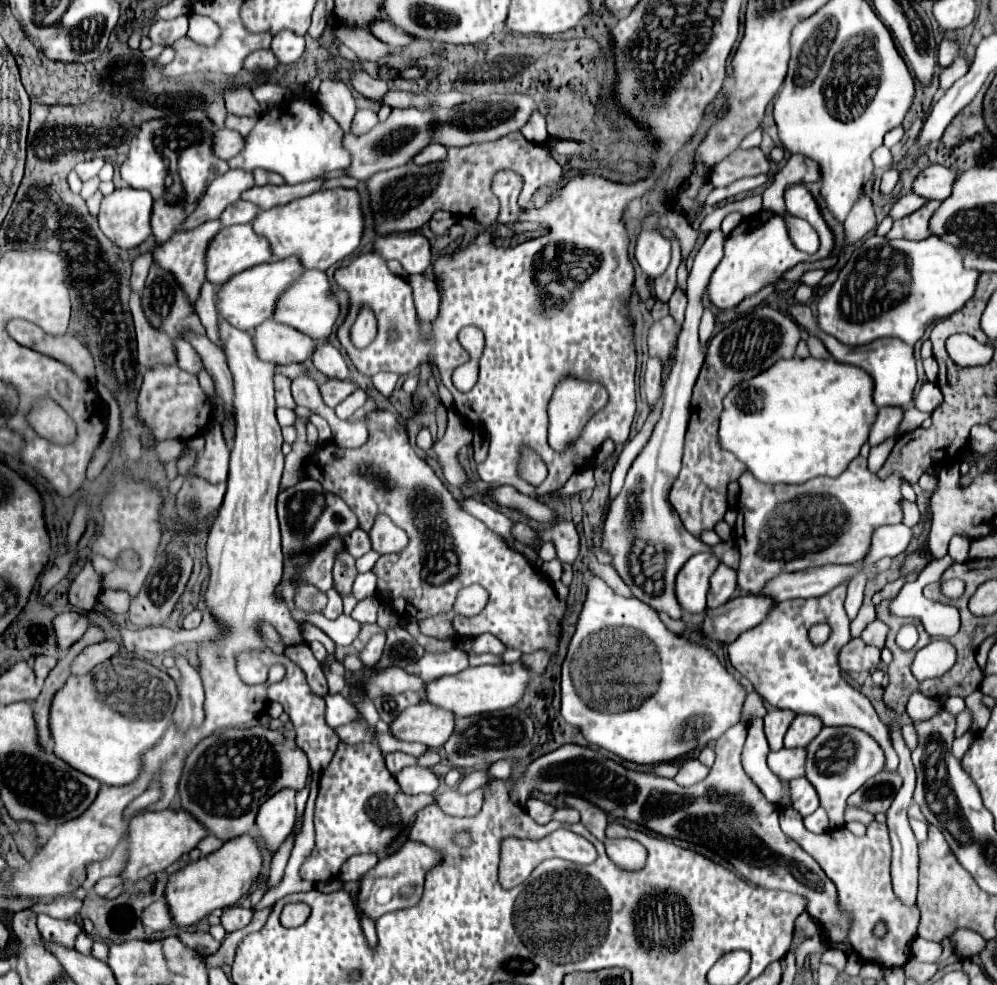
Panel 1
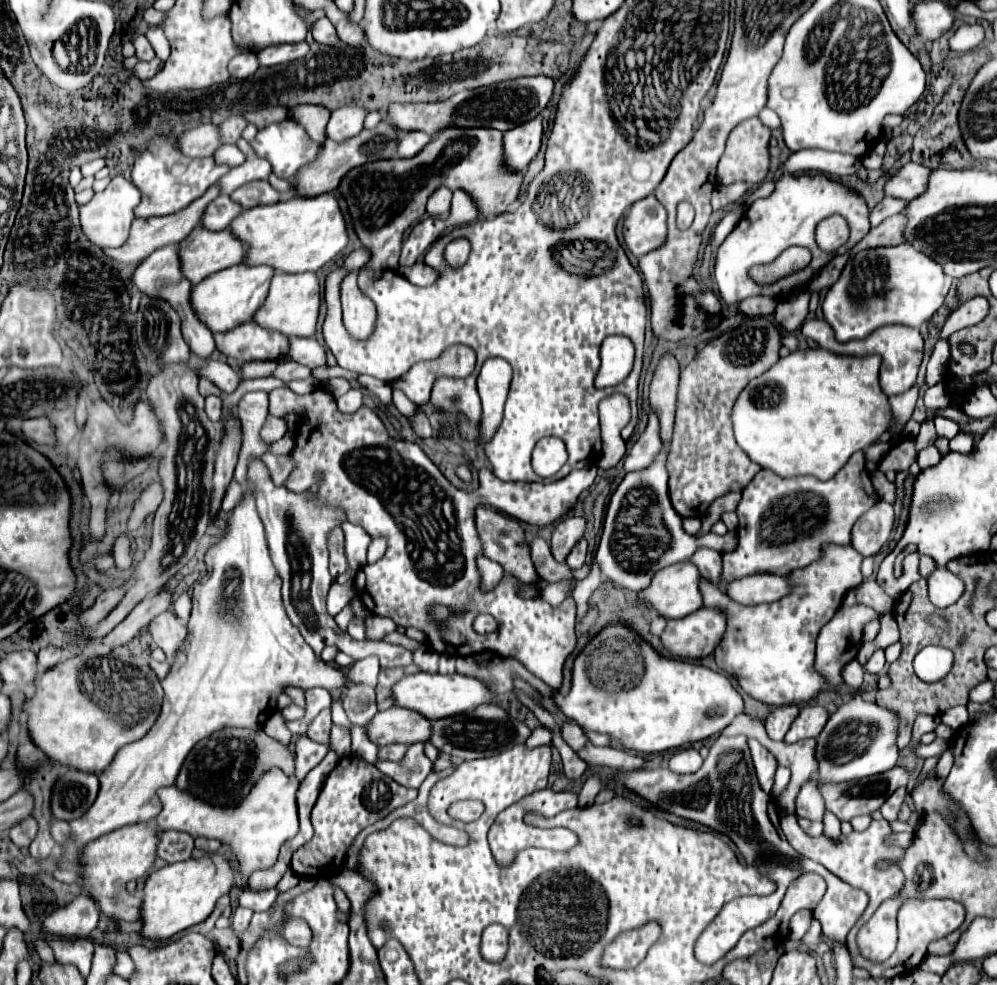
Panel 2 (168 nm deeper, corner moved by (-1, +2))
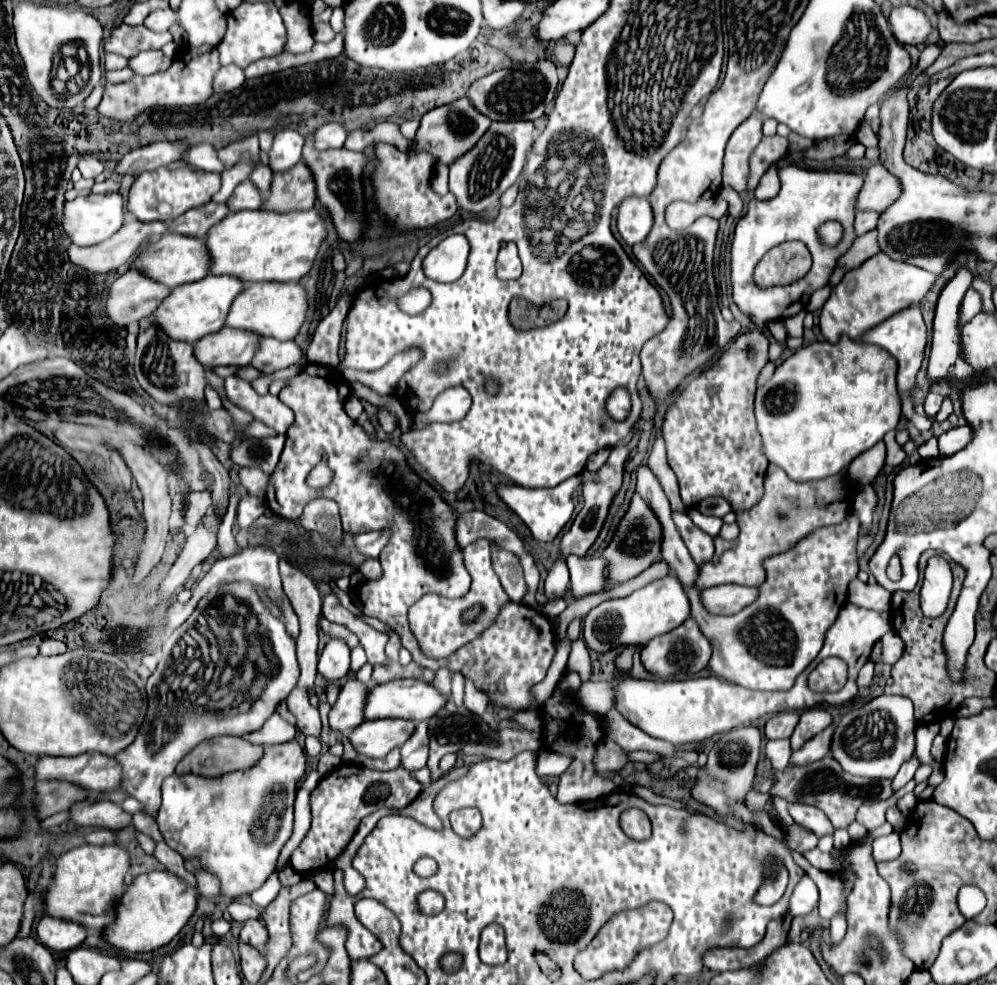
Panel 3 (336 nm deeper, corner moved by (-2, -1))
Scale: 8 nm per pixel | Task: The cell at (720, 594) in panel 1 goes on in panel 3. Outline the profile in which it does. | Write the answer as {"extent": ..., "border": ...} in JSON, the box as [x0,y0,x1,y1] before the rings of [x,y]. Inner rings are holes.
{"extent":[673,513,713,565],"border":[[[673,513],[673,521],[697,565],[709,561],[713,557],[713,537],[701,531],[687,513]]]}

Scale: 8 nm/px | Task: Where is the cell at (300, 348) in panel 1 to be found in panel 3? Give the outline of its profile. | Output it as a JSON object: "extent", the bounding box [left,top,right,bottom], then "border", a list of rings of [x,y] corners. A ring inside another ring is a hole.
{"extent":[193,327,259,365],"border":[[[223,327],[219,333],[211,333],[201,337],[199,343],[193,345],[195,359],[201,365],[249,365],[253,353],[257,351],[259,335],[241,331],[241,329],[227,329]]]}

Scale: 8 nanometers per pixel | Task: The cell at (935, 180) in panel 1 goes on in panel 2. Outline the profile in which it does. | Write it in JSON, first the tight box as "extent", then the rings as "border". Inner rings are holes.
{"extent":[884,162,930,200],"border":[[[908,162],[898,170],[894,178],[886,182],[886,188],[884,188],[886,196],[904,198],[904,200],[918,198],[918,194],[926,192],[928,176],[930,176],[930,168],[916,162]]]}

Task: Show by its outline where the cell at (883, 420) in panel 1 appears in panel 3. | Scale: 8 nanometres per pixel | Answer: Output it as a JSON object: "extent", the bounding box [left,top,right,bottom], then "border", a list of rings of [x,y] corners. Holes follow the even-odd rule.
{"extent":[961,287,981,323],"border":[[[971,287],[967,293],[965,293],[965,299],[963,299],[963,307],[961,307],[961,323],[967,323],[967,319],[975,317],[977,313],[981,313],[981,295]]]}

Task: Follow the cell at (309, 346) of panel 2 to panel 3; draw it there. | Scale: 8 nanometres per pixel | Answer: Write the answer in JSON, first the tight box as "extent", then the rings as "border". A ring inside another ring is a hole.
{"extent":[251,339,305,373],"border":[[[261,339],[259,353],[255,353],[255,361],[251,365],[261,373],[273,373],[277,369],[285,369],[293,363],[305,363],[305,353],[293,341],[277,341],[277,339]]]}

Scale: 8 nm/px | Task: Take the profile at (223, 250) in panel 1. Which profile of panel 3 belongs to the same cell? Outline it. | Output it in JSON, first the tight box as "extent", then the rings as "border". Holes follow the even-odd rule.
{"extent":[131,233,211,289],"border":[[[165,233],[159,241],[151,241],[151,245],[147,245],[147,249],[139,253],[139,257],[135,257],[131,269],[139,269],[141,273],[147,273],[147,277],[151,277],[153,281],[159,281],[173,289],[175,285],[185,285],[203,279],[209,273],[209,265],[211,257],[207,253],[205,241],[183,237],[177,233]]]}

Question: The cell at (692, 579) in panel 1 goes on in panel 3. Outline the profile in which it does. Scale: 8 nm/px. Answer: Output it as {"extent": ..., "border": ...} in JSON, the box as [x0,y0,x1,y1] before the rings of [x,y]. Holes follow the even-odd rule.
{"extent":[583,575,689,653],"border":[[[667,575],[649,583],[647,587],[633,591],[623,599],[607,599],[587,613],[583,619],[583,641],[595,653],[607,653],[615,647],[645,645],[657,635],[669,633],[689,617],[689,599],[683,585],[675,575]]]}

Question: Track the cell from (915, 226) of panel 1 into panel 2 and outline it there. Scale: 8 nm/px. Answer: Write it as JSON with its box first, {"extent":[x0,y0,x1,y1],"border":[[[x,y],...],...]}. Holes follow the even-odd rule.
{"extent":[852,214,906,256],"border":[[[896,214],[886,218],[880,226],[872,228],[854,248],[852,248],[852,256],[864,248],[876,248],[876,246],[898,246],[904,240],[904,228],[906,228],[906,216],[904,214]]]}

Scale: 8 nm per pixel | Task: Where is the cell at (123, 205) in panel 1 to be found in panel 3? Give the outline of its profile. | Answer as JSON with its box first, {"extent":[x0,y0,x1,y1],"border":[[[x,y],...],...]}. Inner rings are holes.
{"extent":[63,193,123,245],"border":[[[119,193],[81,195],[63,205],[63,231],[75,245],[97,245],[123,225],[123,199]]]}

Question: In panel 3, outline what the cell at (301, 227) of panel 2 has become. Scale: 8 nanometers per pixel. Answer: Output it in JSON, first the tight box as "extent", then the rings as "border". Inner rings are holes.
{"extent":[207,209,327,281],"border":[[[317,209],[269,213],[269,211],[237,211],[229,213],[211,233],[207,233],[207,253],[211,253],[211,273],[239,277],[251,281],[299,281],[313,267],[315,253],[325,239],[327,229]]]}

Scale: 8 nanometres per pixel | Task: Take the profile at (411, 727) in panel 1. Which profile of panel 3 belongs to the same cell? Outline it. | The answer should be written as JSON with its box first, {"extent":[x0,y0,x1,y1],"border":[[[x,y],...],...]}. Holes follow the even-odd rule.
{"extent":[349,719,415,757],"border":[[[375,719],[363,721],[349,733],[353,749],[367,757],[385,757],[391,749],[401,747],[415,731],[413,721],[405,719]]]}

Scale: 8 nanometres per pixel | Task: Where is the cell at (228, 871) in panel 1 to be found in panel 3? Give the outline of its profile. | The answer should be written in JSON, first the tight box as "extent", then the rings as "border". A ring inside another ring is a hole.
{"extent":[103,871,197,953],"border":[[[151,871],[139,875],[133,879],[131,885],[127,885],[123,897],[119,899],[119,905],[115,907],[115,921],[107,925],[107,929],[103,929],[103,941],[131,953],[155,951],[167,945],[185,927],[185,923],[195,911],[195,905],[197,889],[183,883],[173,873]]]}

